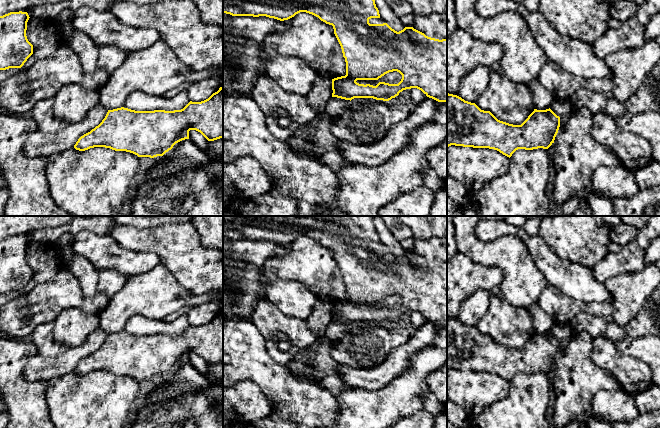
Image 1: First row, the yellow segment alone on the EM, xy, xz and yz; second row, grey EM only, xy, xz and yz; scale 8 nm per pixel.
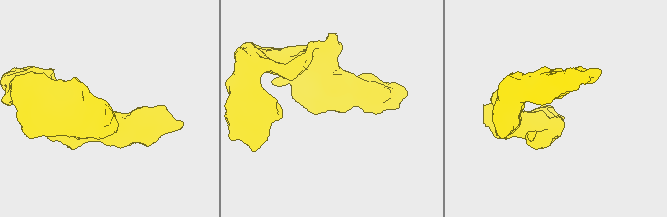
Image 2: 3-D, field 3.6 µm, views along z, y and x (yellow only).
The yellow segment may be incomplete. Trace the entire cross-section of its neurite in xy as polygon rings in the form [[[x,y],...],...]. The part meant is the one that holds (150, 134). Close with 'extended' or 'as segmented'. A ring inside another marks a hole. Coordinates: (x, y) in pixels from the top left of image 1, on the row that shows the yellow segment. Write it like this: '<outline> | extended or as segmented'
[[[223,88],[201,102],[190,101],[183,109],[174,111],[135,111],[128,108],[108,110],[102,122],[81,136],[74,148],[85,151],[94,147],[105,147],[115,151],[126,151],[138,157],[163,156],[173,146],[189,139],[189,131],[200,132],[208,141],[223,138]]] | as segmented

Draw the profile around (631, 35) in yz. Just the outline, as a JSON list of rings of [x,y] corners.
[[[646,0],[638,6],[636,14],[631,19],[624,21],[621,28],[608,28],[591,44],[594,54],[600,59],[605,59],[613,53],[641,47],[646,42],[645,23],[659,12],[660,0]]]

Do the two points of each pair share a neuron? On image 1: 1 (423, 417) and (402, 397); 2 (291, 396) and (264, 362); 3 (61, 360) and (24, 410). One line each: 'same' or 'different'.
1: different
2: same
3: different

